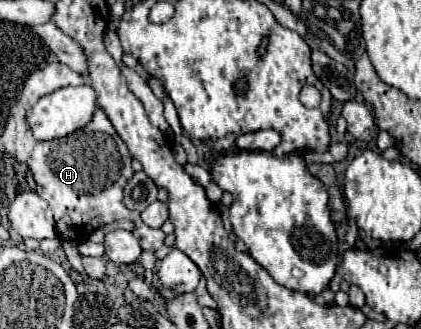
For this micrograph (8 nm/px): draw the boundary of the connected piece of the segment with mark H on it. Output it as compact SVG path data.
M97 109L89 125L67 137L35 143L27 165L37 183L39 197L43 197L53 209L61 239L83 241L97 227L119 219L131 219L135 223L133 235L141 241L143 249L157 251L163 245L165 233L161 229L147 227L137 211L129 211L123 205L123 187L127 179L133 177L131 155L105 111Z

